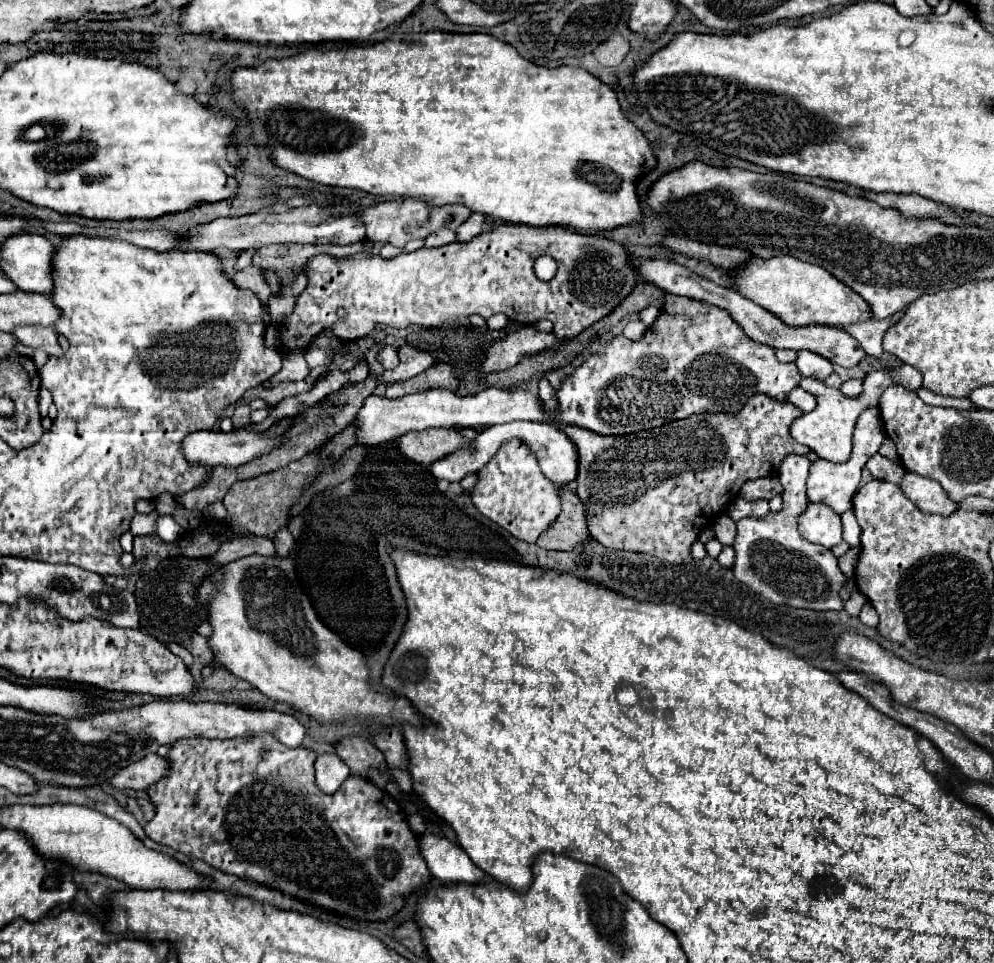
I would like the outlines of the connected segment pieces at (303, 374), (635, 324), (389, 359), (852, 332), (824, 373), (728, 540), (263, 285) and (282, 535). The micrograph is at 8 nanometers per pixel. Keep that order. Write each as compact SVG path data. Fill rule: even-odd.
M291 352L287 356L283 356L283 368L279 374L275 374L271 378L273 386L281 384L281 382L291 382L291 380L305 380L309 376L311 368L305 362L303 352Z
M629 320L629 322L625 324L625 328L623 328L623 336L629 338L629 340L639 340L645 330L647 330L647 326L645 326L643 322L639 322L639 320Z
M383 346L377 354L377 360L383 364L383 368L395 368L399 364L399 356L393 346Z
M905 308L895 312L891 318L885 318L885 320L865 320L865 322L859 322L859 324L847 324L845 330L849 336L853 336L859 346L869 354L869 356L881 356L883 354L883 348L881 348L881 340L883 340L883 334L897 322L901 320L905 314Z
M797 352L795 364L805 378L815 378L823 382L827 376L833 374L833 364L829 360L823 360L823 356L815 356L813 352Z
M723 514L723 516L715 522L713 530L715 530L715 538L717 538L723 546L731 546L731 544L733 544L733 538L735 538L735 522L733 522L727 514Z
M251 264L251 266L247 266L245 270L237 272L231 280L235 282L235 286L239 284L241 290L251 290L251 292L253 292L255 296L259 296L259 300L267 306L269 296L271 296L271 290L267 288L267 282L263 282L263 268Z
M281 528L271 540L275 542L275 548L277 548L277 554L279 554L279 556L291 554L291 548L293 548L295 540L293 540L293 536L291 536L291 532L289 532L287 528Z

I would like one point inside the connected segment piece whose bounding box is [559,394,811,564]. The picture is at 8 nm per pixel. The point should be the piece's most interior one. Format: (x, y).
(654, 492)

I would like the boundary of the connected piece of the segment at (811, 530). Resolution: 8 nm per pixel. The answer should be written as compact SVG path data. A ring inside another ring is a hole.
M809 504L807 510L799 516L799 532L809 542L833 548L841 542L841 516L825 504Z

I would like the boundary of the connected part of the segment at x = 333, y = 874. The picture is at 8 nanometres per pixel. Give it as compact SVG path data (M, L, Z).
M263 732L263 736L255 734L255 736L239 736L239 738L231 738L231 740L209 740L205 736L183 738L183 740L177 740L171 744L171 750L165 754L165 758L169 760L167 776L147 788L149 800L155 808L155 816L151 822L145 824L145 834L157 844L171 846L177 852L183 852L187 856L203 860L209 866L213 866L225 874L231 874L231 876L237 876L243 880L251 880L257 884L273 886L273 888L281 890L283 894L295 896L299 900L307 900L315 906L335 910L339 914L347 914L347 916L353 916L359 920L387 920L387 918L391 918L403 906L405 896L429 880L427 864L425 864L423 856L419 854L417 836L409 830L407 814L403 812L403 808L385 790L367 782L367 778L363 778L363 776L349 776L335 794L323 794L315 784L313 762L317 758L317 754L313 750L307 750L303 746L285 748L285 744L275 740L275 736L271 736L269 732Z

